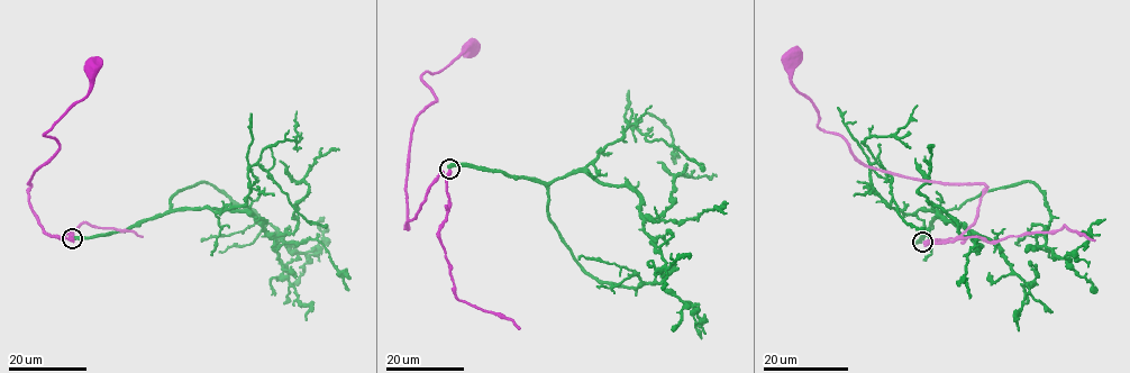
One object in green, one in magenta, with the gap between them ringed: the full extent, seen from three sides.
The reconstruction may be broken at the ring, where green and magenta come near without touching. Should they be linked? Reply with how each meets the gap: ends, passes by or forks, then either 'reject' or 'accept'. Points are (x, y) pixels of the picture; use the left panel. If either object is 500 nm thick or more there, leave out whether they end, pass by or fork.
green ends | magenta passes by | accept

